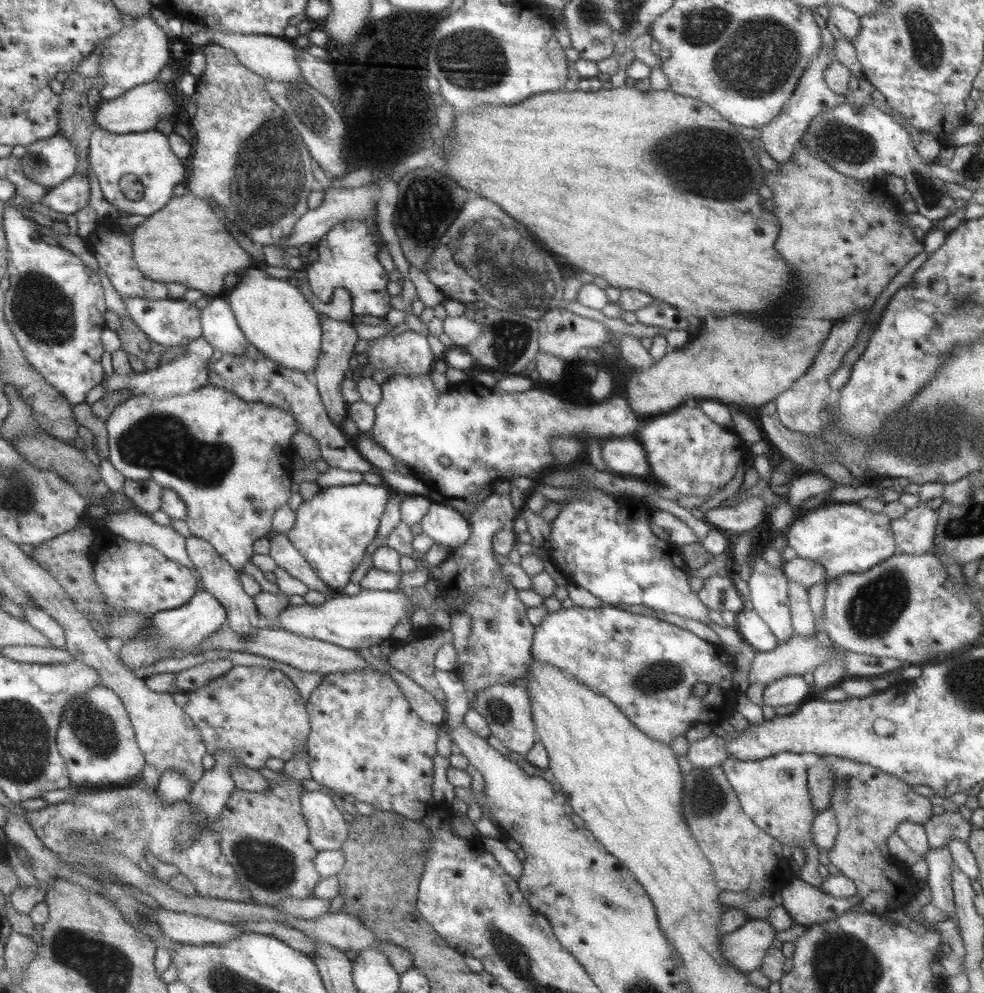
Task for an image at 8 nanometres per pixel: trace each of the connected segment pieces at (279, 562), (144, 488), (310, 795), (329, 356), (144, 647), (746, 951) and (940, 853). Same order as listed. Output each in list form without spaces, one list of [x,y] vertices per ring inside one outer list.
[[[271,532],[268,540],[268,555],[274,560],[277,567],[283,568],[287,574],[303,583],[308,589],[322,592],[326,598],[331,598],[337,593],[329,589],[329,586],[313,572],[313,568],[291,545],[285,533]]]
[[[125,479],[121,492],[132,502],[138,512],[151,514],[160,509],[162,490],[163,488],[153,480]]]
[[[305,791],[299,802],[311,846],[318,852],[340,849],[347,838],[347,822],[331,797],[320,791]]]
[[[319,316],[321,333],[321,351],[317,357],[315,368],[311,372],[310,377],[313,379],[317,387],[321,402],[329,420],[333,425],[341,426],[341,422],[345,420],[347,412],[347,403],[341,396],[341,381],[344,379],[343,370],[349,367],[349,356],[354,352],[353,346],[358,339],[355,334],[355,324],[352,322],[339,322],[327,316]]]
[[[197,591],[186,604],[151,615],[145,628],[133,640],[123,643],[117,657],[129,671],[134,672],[140,666],[151,665],[157,660],[167,658],[171,651],[175,653],[175,649],[192,652],[207,635],[223,626],[226,620],[225,608],[207,591]]]
[[[749,918],[737,930],[720,936],[720,956],[735,971],[747,975],[758,969],[766,951],[772,947],[774,932],[765,919]]]
[[[947,846],[941,848],[929,848],[923,859],[927,863],[926,884],[930,892],[930,904],[939,912],[943,912],[946,918],[955,916],[955,903],[950,887],[951,867],[953,858]]]

